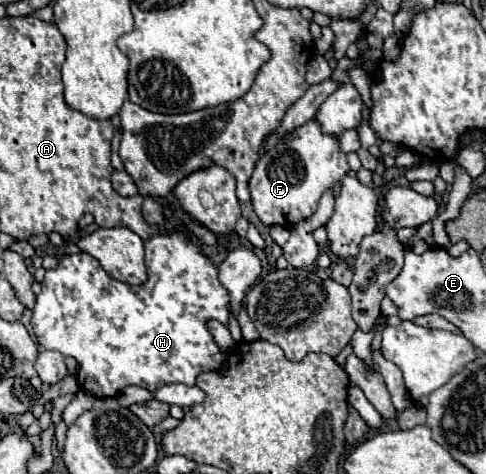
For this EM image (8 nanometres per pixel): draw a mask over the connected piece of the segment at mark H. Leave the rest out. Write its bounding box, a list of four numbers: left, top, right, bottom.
[32,228,230,398]

